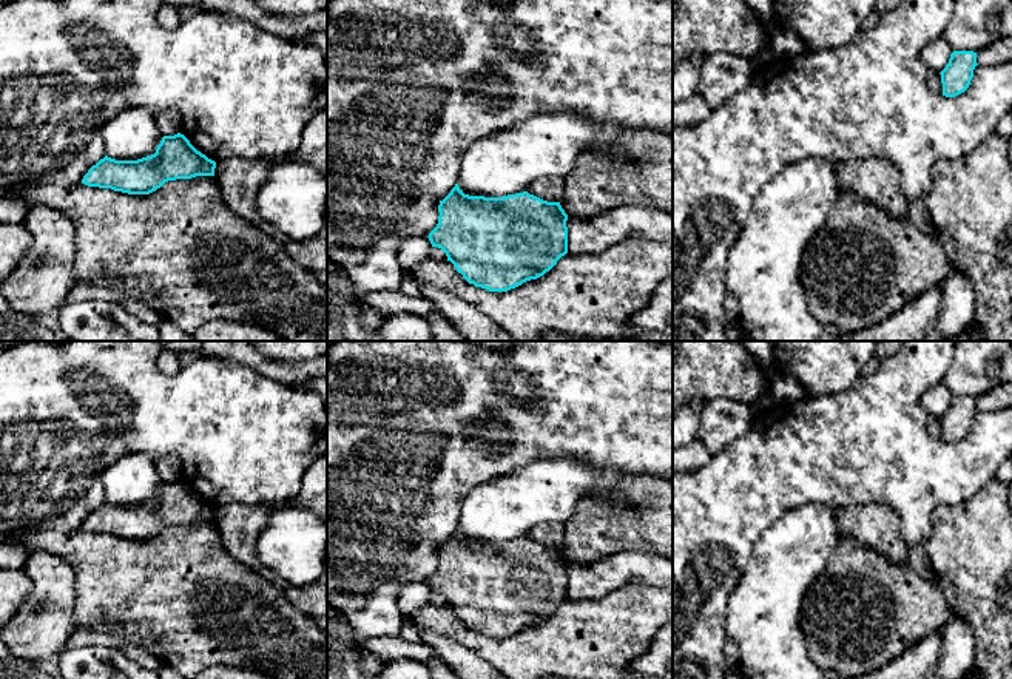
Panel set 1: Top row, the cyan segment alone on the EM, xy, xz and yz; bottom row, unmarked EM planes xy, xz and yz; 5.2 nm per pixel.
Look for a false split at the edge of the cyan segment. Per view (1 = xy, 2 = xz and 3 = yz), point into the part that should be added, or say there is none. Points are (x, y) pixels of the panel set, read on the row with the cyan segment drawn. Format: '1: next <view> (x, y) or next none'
1: next none
2: next none
3: next none

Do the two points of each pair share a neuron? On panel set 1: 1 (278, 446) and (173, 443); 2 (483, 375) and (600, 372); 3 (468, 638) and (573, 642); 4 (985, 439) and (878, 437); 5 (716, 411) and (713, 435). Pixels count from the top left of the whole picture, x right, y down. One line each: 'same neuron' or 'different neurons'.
1: same neuron
2: same neuron
3: same neuron
4: same neuron
5: same neuron

